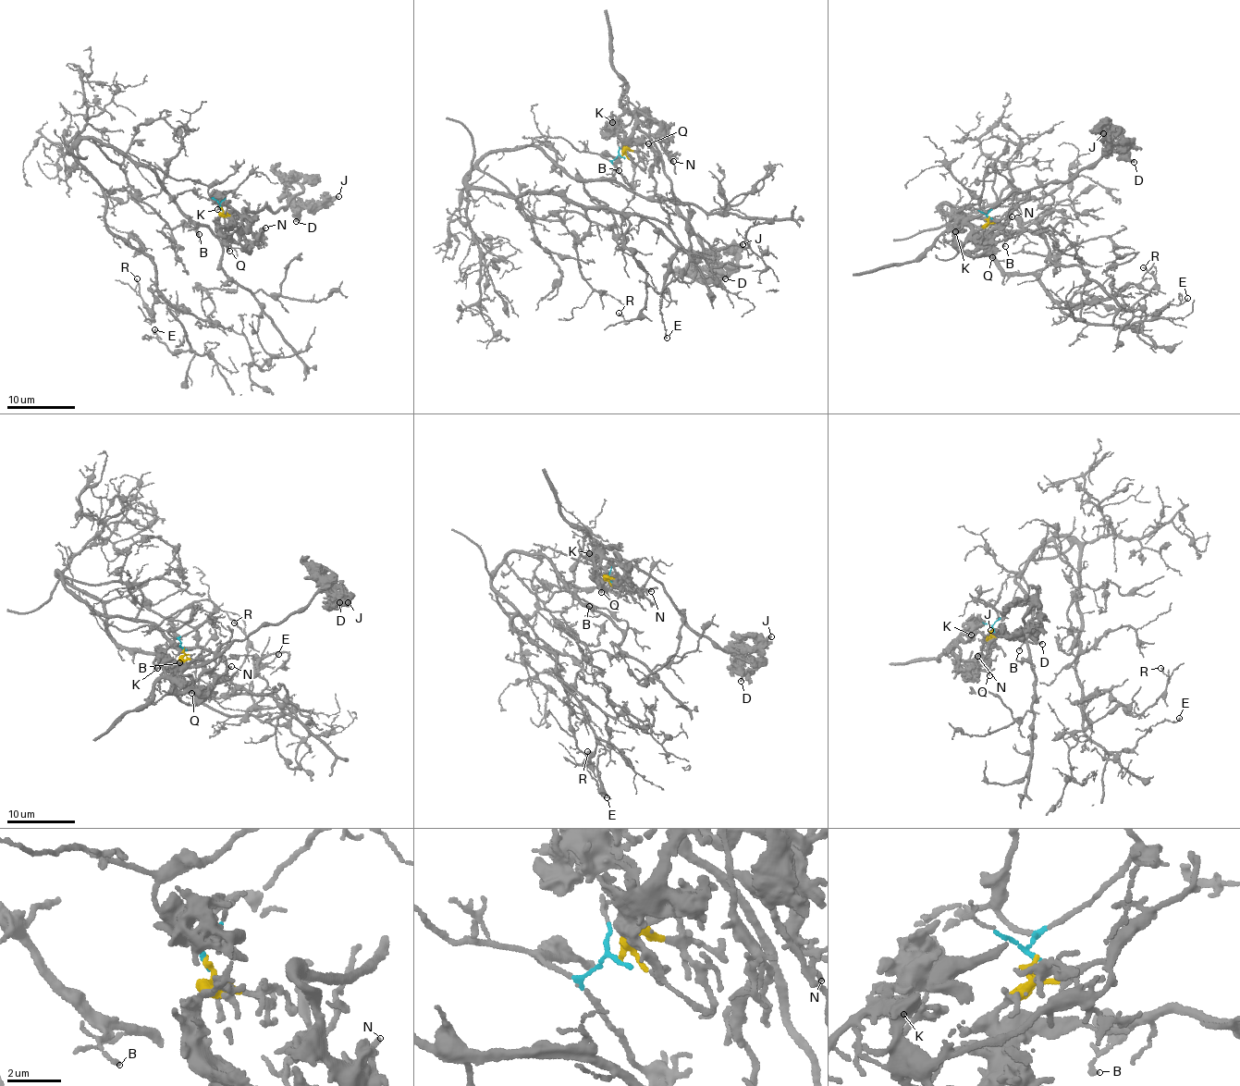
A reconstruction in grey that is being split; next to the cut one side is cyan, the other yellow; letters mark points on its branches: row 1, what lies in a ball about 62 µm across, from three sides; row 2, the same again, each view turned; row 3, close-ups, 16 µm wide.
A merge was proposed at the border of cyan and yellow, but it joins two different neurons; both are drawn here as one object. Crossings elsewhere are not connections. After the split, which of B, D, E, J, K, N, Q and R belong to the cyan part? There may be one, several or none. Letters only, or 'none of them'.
B, E, R

